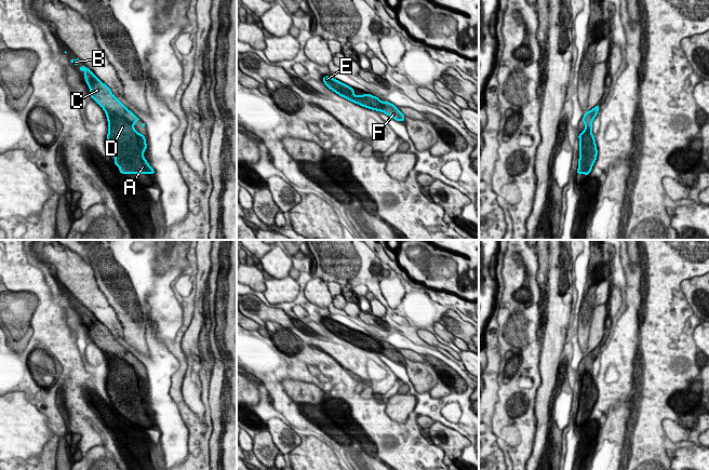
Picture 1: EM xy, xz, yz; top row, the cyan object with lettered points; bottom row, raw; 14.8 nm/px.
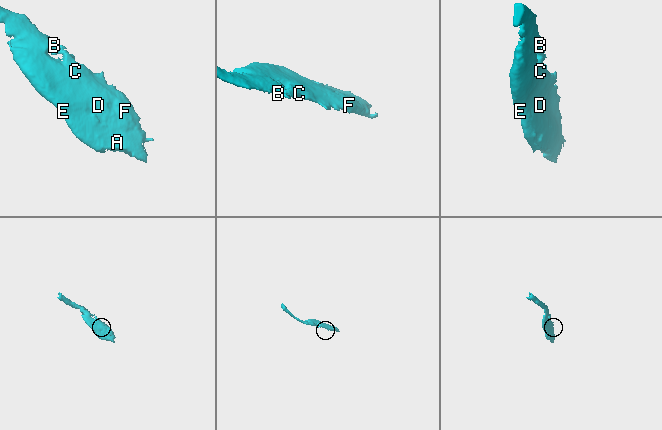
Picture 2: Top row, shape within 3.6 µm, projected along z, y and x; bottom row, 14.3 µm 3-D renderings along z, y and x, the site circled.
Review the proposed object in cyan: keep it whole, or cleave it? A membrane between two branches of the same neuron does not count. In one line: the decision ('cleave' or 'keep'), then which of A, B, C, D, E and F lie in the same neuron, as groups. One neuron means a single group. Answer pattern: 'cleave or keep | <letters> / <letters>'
keep | A B C D E F

